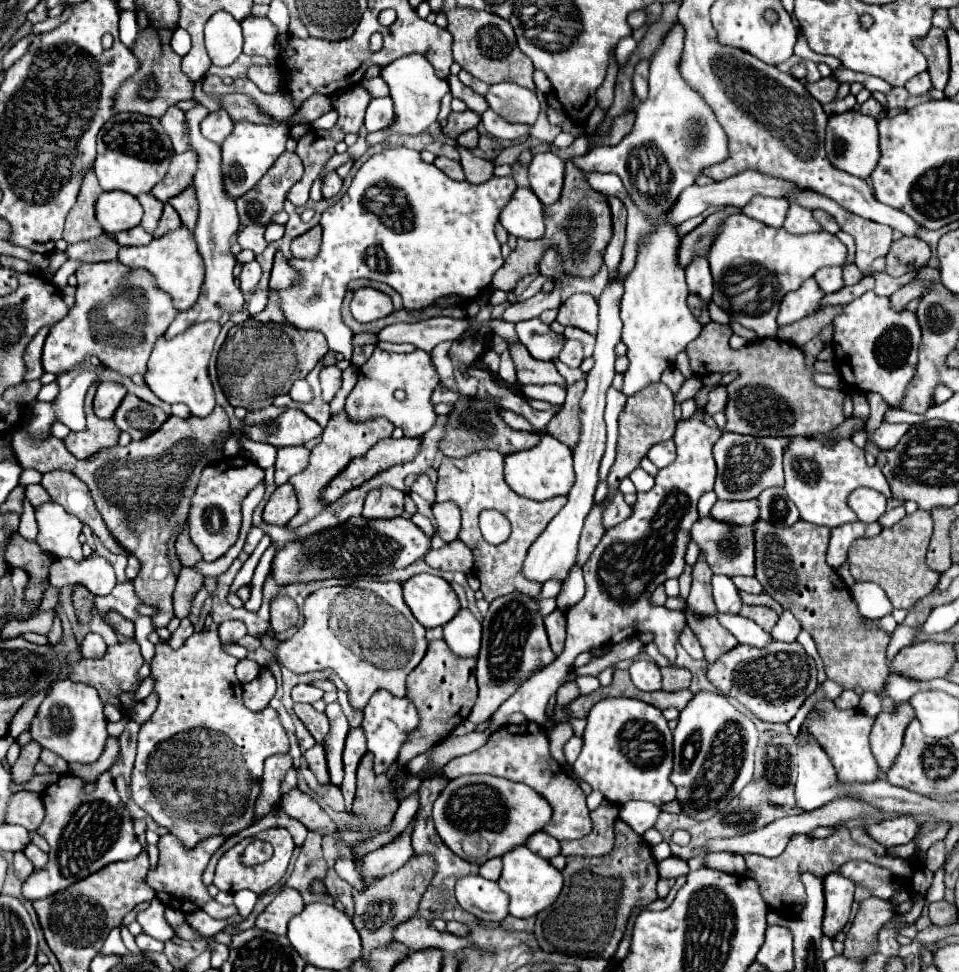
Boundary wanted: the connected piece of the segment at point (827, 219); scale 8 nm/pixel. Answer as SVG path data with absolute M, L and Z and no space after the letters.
M814 210L812 214L814 214L814 218L820 222L820 226L822 226L826 232L830 232L830 234L836 234L836 232L840 230L838 222L836 222L832 216L828 216L824 210Z

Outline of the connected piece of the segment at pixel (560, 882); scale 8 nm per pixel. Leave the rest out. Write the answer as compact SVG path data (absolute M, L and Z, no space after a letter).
M518 846L512 852L504 854L502 862L504 862L504 870L498 880L498 886L510 896L510 914L512 916L530 918L556 902L556 898L564 886L564 876L546 858L536 856L526 846Z

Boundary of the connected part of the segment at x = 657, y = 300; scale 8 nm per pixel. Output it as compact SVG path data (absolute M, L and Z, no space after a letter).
M676 226L660 228L656 236L644 240L636 258L636 266L624 282L626 292L622 296L620 318L624 322L622 342L628 348L626 356L630 360L622 388L626 396L634 396L648 384L658 382L664 370L674 368L676 354L686 350L686 346L700 334L702 328L702 324L698 324L686 306L688 286L684 282L684 270L676 268L676 244Z

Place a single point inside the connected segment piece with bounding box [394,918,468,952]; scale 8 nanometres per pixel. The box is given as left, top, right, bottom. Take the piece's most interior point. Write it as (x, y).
(415, 934)

